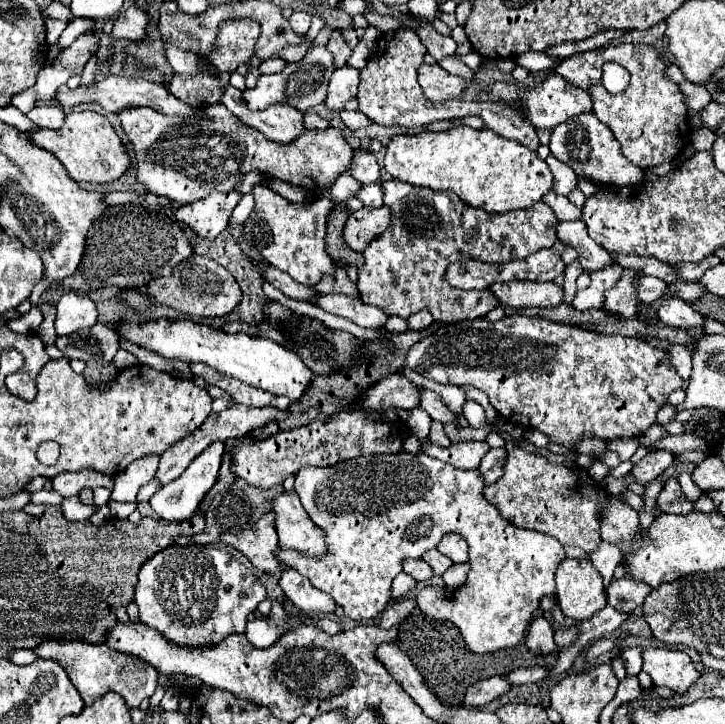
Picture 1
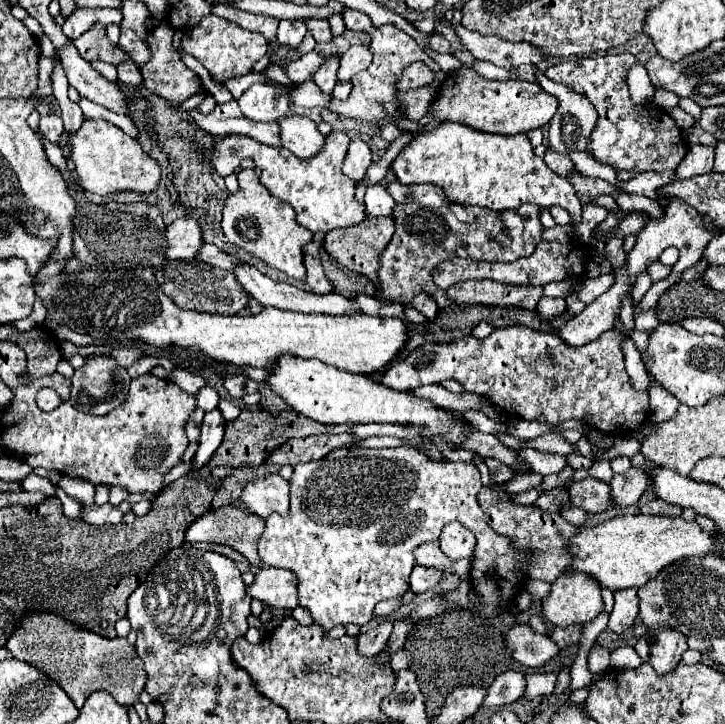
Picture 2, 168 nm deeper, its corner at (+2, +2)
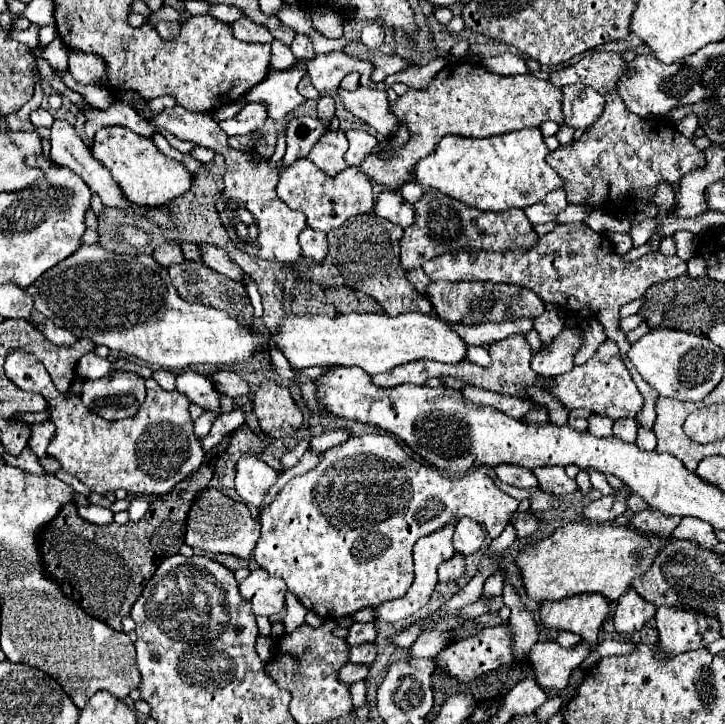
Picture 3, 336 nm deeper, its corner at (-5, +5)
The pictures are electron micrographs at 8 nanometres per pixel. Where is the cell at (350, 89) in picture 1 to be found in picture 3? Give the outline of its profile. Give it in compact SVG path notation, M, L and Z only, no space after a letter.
M369 22L365 24L363 32L361 32L361 42L369 48L369 50L377 50L383 44L385 38L385 28L377 22Z

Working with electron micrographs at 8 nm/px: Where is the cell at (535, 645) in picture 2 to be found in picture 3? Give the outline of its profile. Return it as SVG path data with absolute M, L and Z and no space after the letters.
M507 624L483 628L479 634L471 636L471 638L465 638L465 640L459 640L459 642L451 644L449 648L445 648L443 652L439 652L435 656L435 662L447 676L451 676L459 682L471 682L475 678L485 678L489 672L497 670L499 666L513 662L509 628L507 628Z

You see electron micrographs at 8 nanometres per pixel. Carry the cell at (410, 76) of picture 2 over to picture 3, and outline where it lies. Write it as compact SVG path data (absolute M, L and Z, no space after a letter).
M375 52L373 56L367 58L373 64L373 72L371 72L371 82L379 84L383 82L389 74L395 74L399 70L405 70L407 64L403 58L399 58L397 54L383 54L383 52Z

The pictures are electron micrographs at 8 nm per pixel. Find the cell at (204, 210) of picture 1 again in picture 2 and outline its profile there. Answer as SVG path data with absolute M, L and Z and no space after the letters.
M190 217L176 219L172 225L168 225L166 239L170 245L168 259L194 259L204 245L200 223Z

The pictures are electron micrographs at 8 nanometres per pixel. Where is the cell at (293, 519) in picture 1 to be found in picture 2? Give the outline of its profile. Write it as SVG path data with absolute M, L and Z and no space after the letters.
M268 475L258 481L250 481L244 487L242 501L254 515L270 517L272 513L288 515L290 511L290 483L280 475Z

